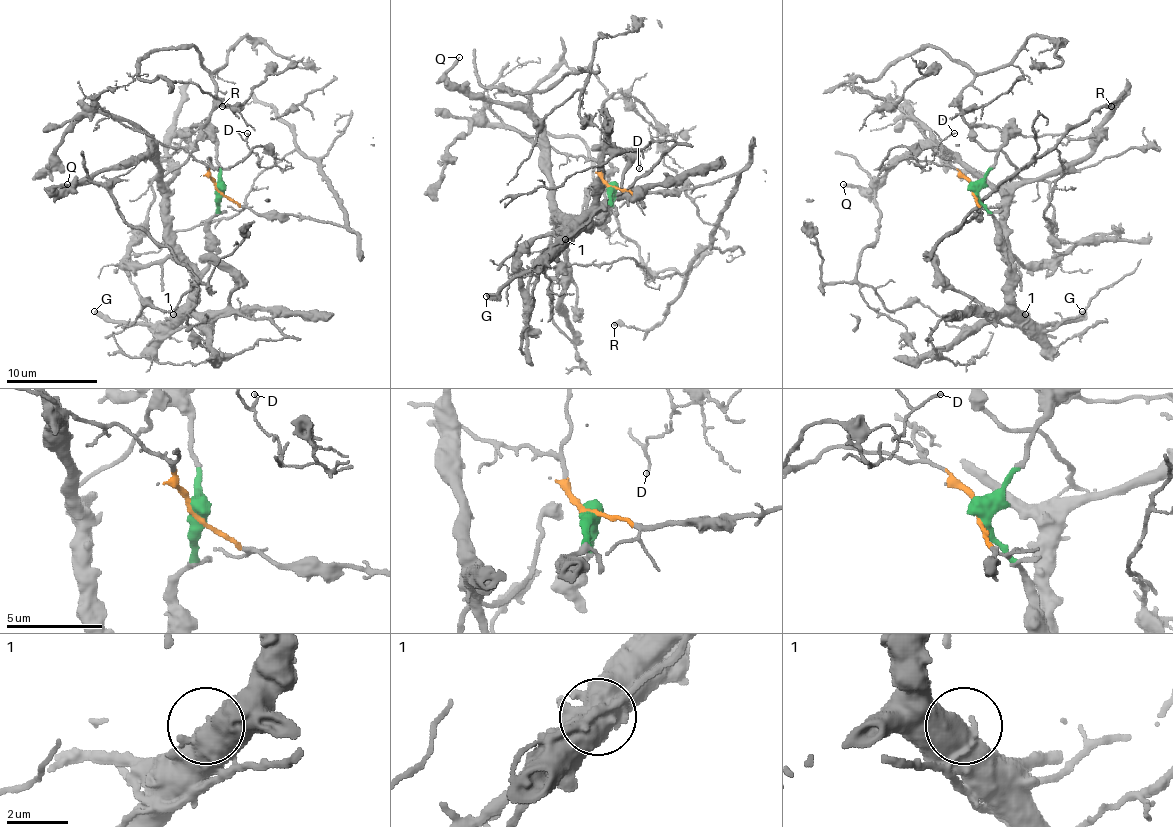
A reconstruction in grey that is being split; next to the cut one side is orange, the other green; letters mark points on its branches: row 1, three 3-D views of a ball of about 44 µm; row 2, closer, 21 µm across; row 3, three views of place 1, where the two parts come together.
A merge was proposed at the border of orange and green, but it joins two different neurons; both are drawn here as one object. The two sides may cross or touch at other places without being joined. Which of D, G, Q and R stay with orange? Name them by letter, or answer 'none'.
D, R

